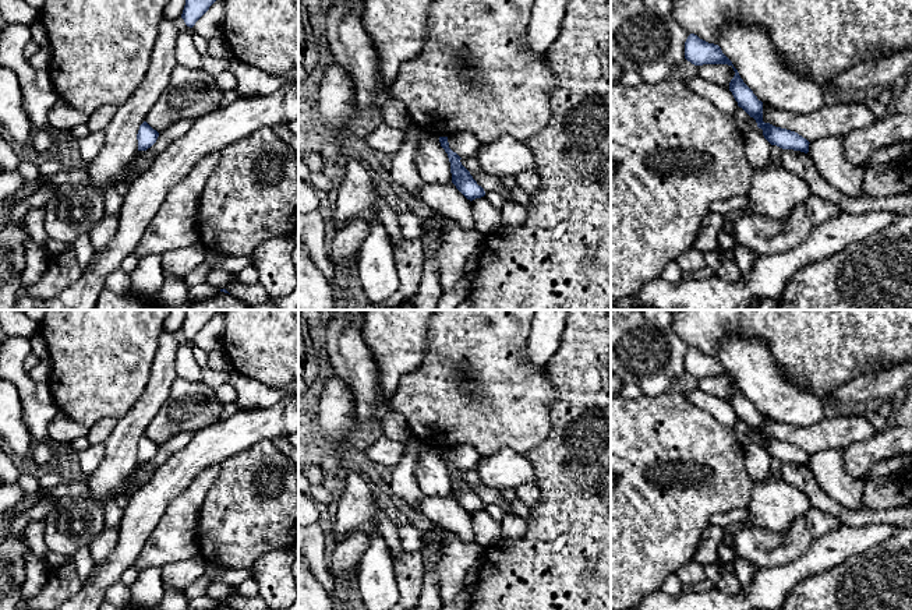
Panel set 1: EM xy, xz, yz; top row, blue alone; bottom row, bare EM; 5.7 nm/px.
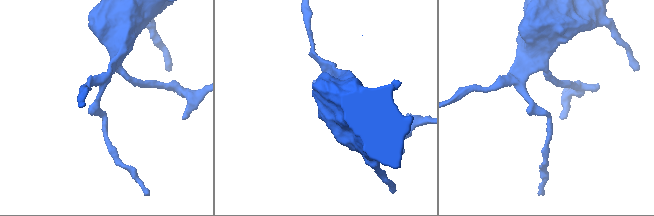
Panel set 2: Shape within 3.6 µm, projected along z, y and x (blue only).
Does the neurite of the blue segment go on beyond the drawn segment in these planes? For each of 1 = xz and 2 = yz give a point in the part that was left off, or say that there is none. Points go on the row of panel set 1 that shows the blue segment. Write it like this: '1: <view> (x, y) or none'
1: none
2: none

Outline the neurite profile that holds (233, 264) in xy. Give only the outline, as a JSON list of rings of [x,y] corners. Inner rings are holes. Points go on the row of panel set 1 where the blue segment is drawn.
[[[206,251],[204,258],[212,268],[222,268],[230,274],[237,275],[241,272],[247,265],[251,264],[250,255],[220,255],[218,257],[212,251]]]

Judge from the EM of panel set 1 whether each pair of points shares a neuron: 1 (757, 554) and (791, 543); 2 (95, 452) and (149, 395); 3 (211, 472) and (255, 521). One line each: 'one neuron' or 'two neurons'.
1: one neuron
2: two neurons
3: two neurons

